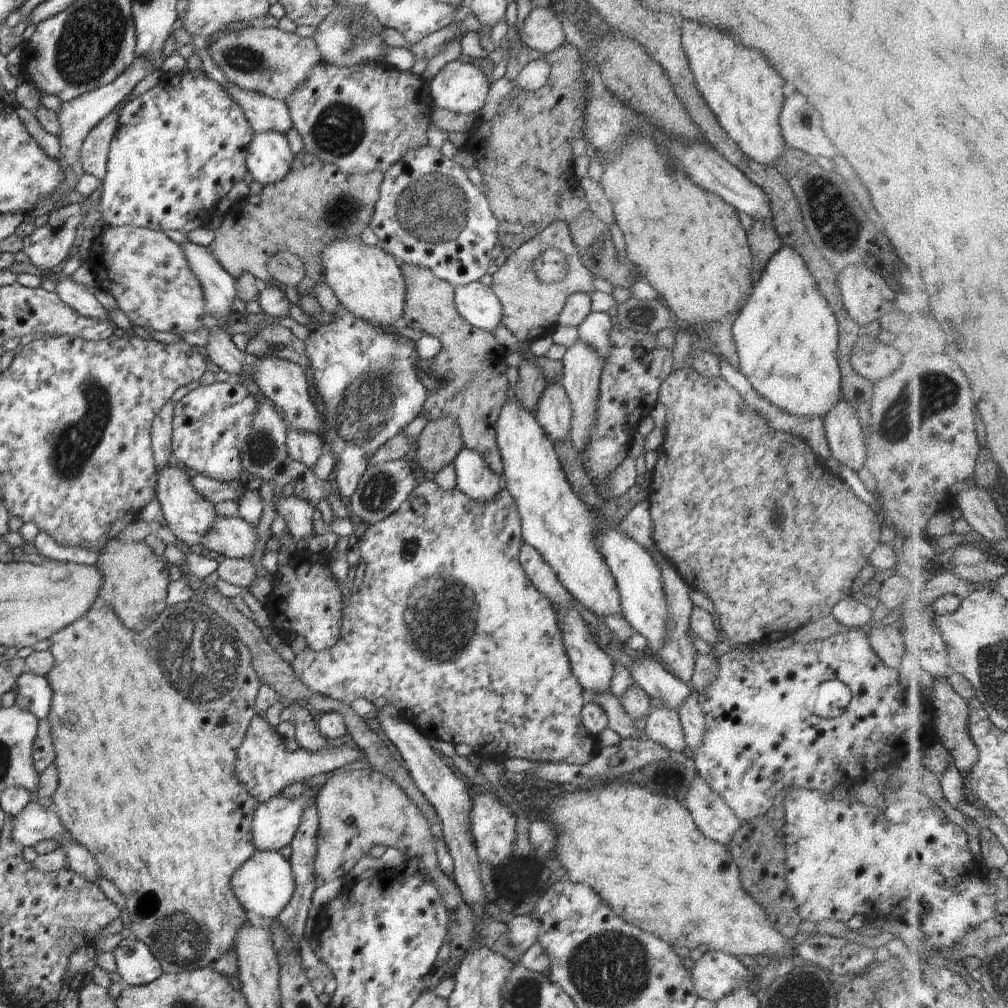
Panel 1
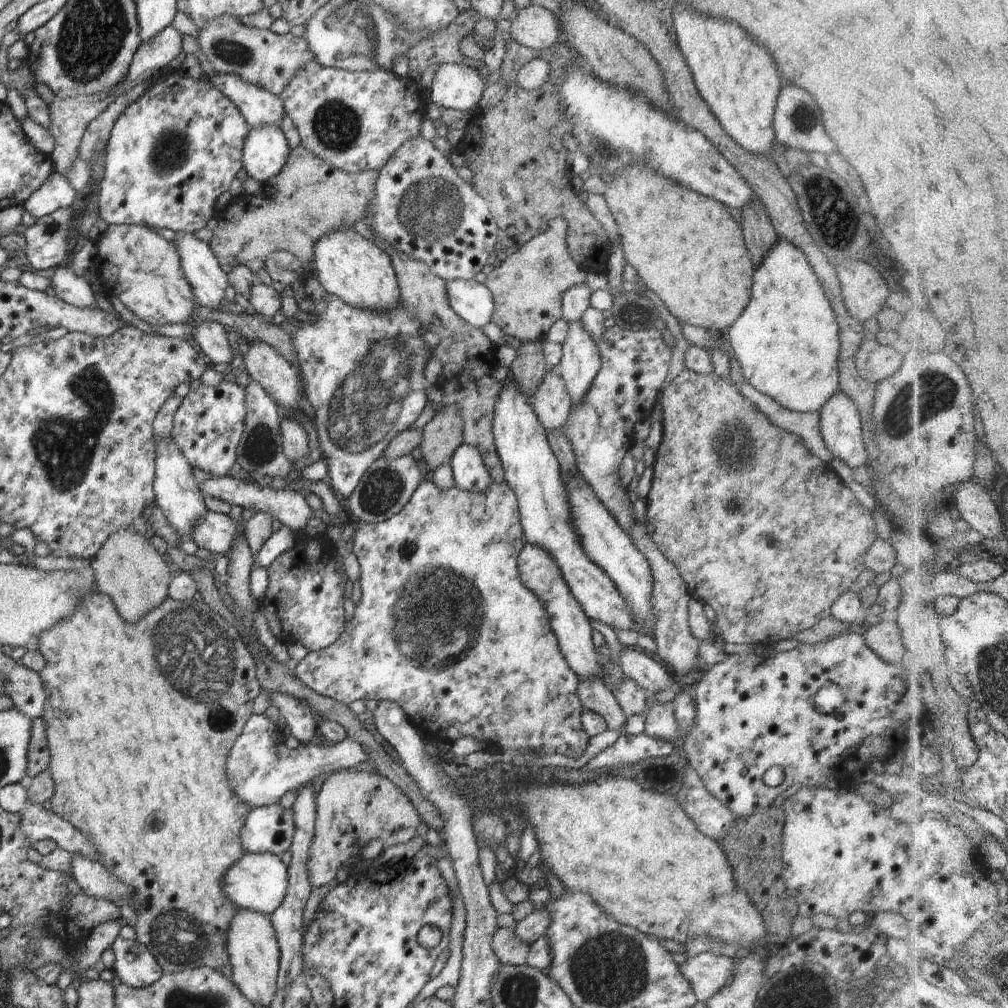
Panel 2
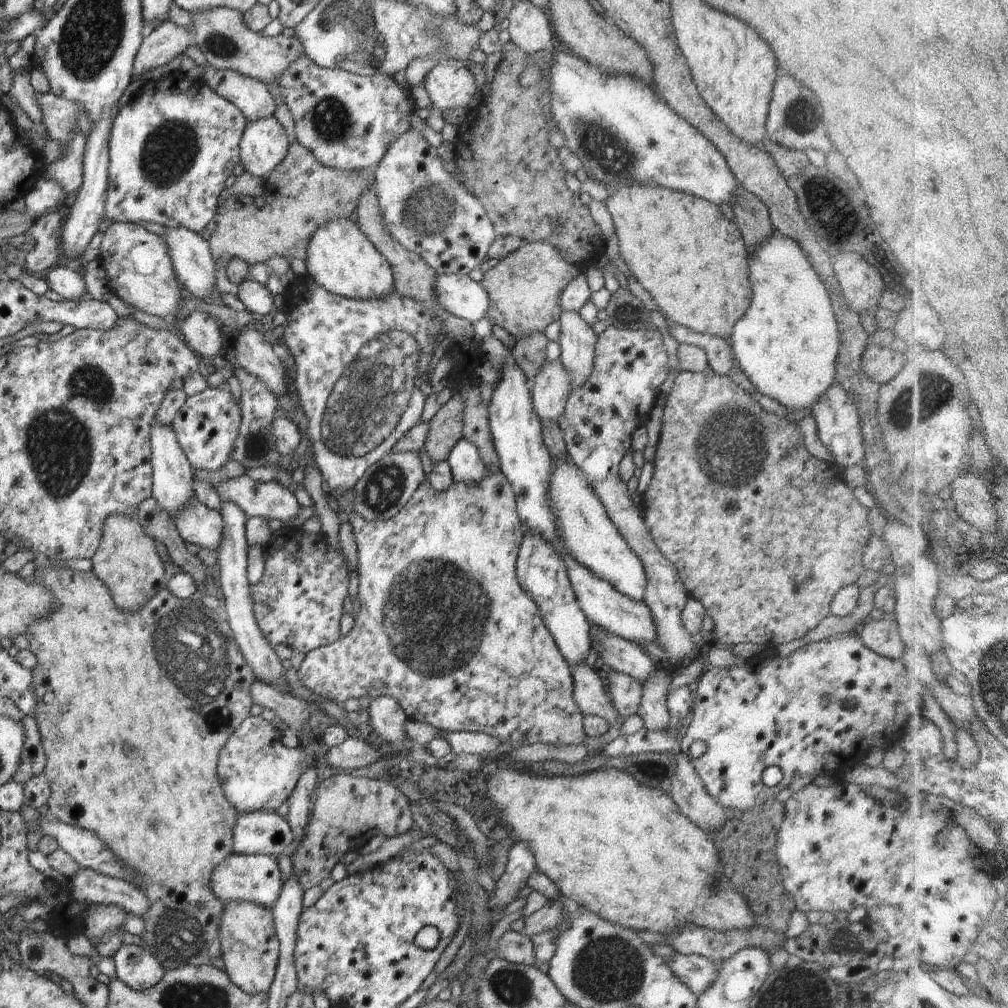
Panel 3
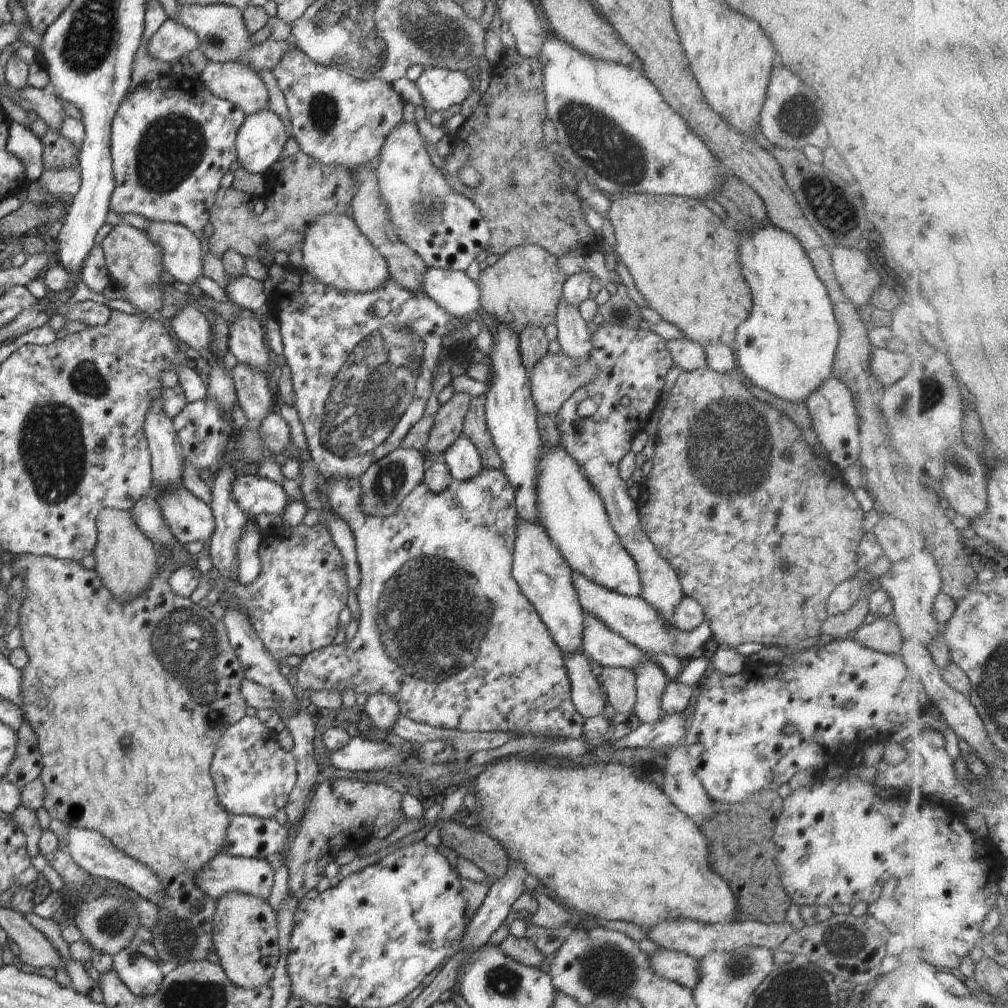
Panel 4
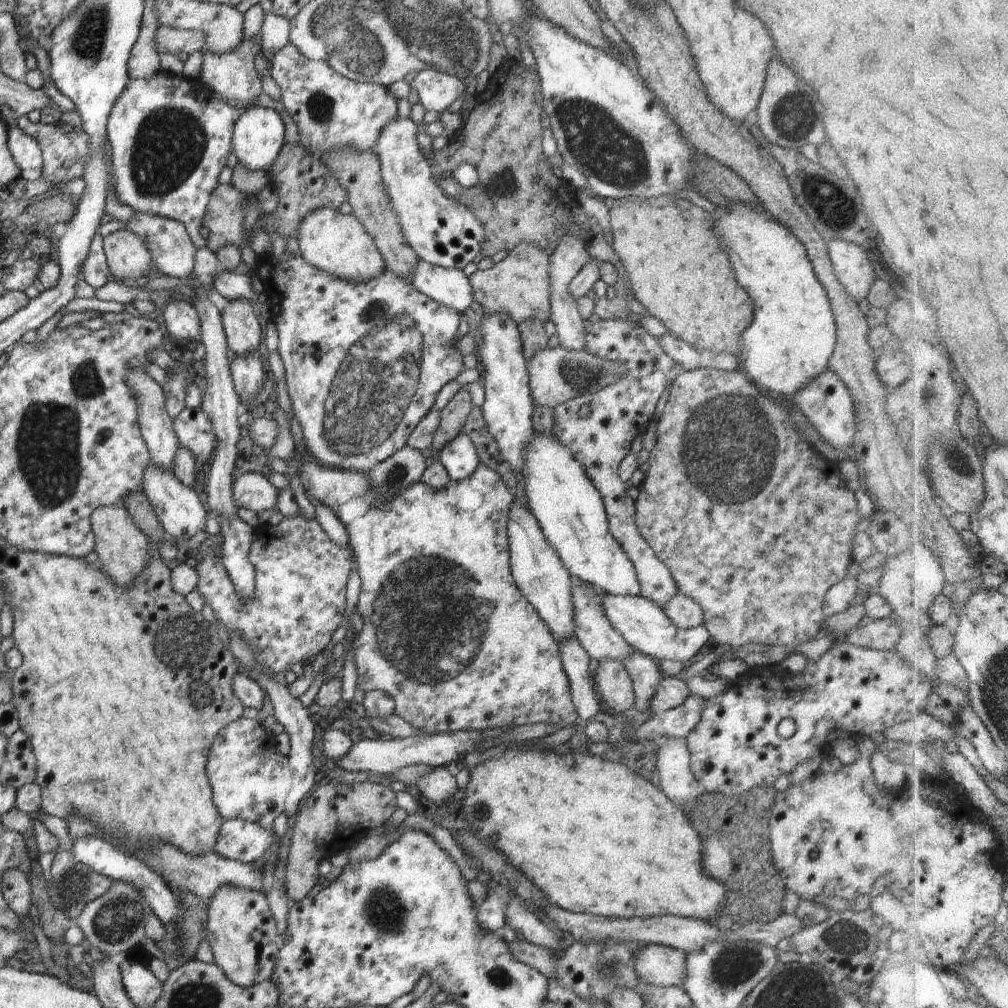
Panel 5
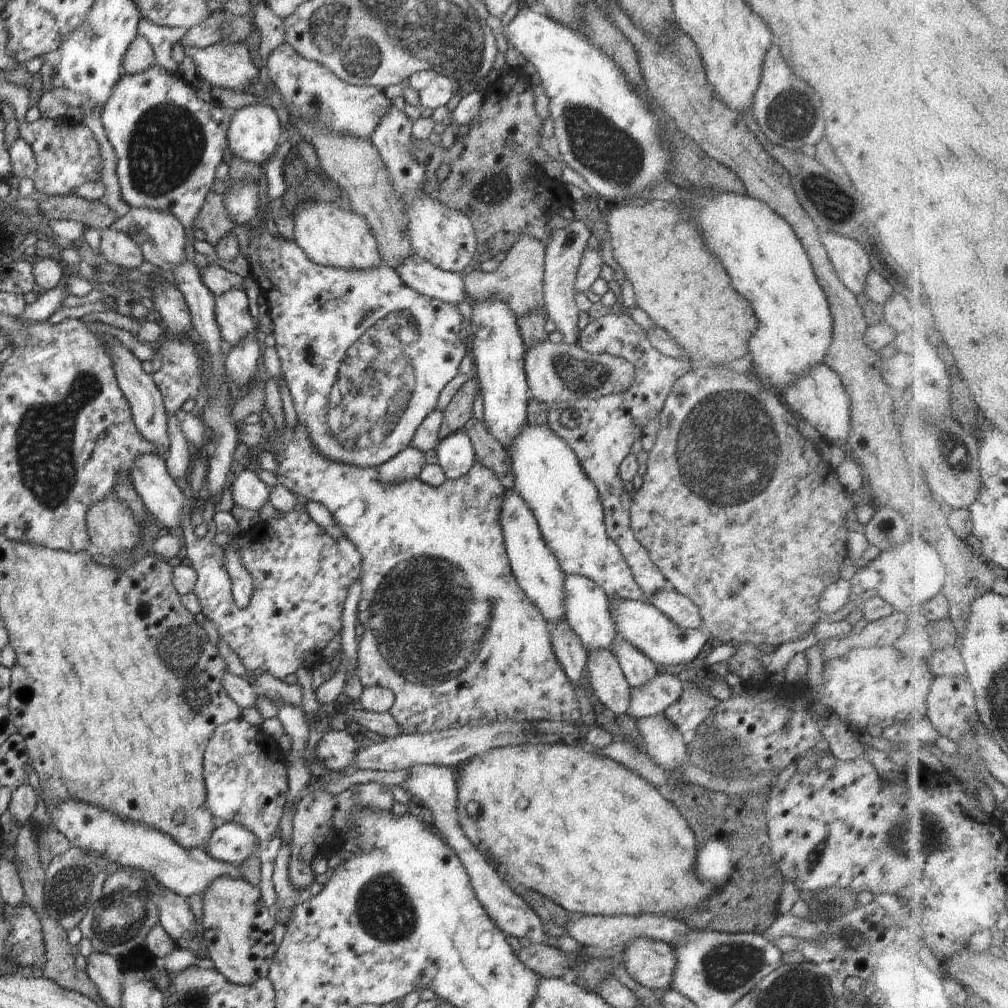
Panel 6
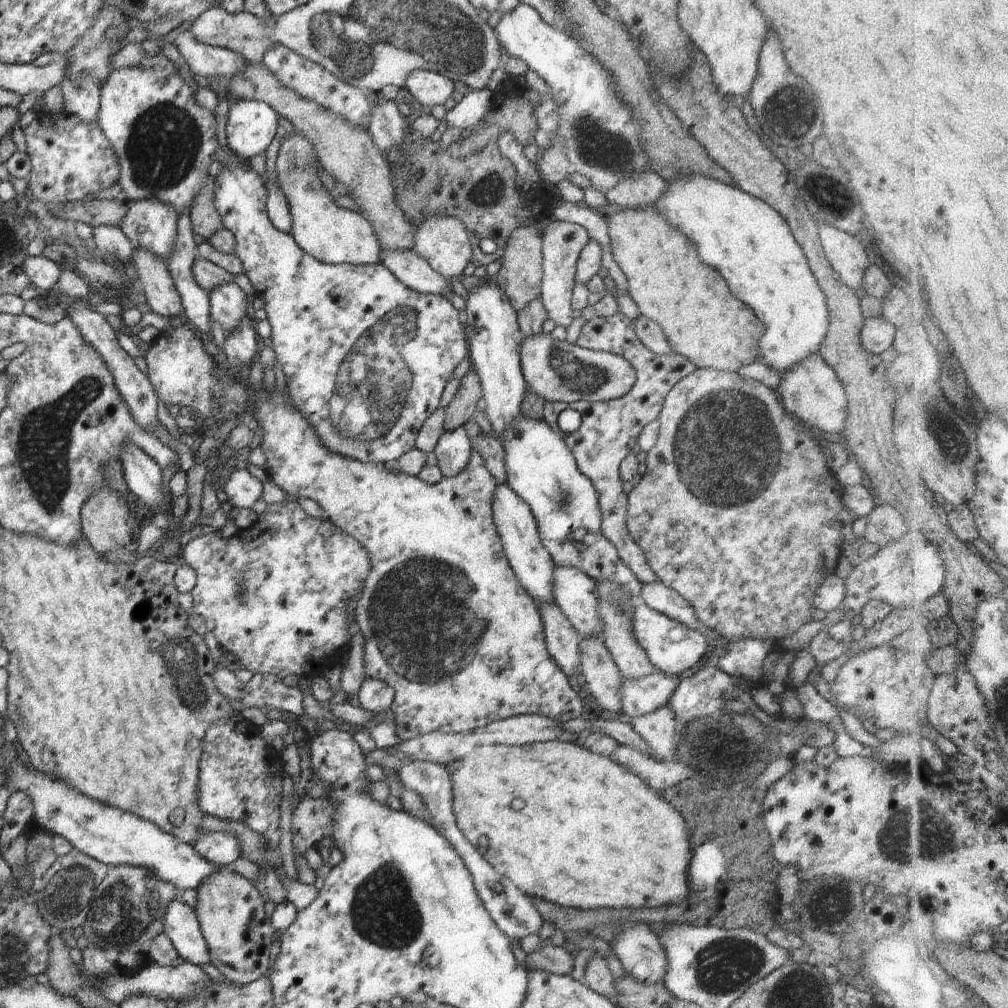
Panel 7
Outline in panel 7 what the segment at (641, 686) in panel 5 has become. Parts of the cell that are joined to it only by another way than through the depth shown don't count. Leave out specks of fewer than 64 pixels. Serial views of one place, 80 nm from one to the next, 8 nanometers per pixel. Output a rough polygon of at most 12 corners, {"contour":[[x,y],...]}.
{"contour":[[614,581],[594,582],[602,640],[622,676],[655,666],[633,637],[632,596]]}

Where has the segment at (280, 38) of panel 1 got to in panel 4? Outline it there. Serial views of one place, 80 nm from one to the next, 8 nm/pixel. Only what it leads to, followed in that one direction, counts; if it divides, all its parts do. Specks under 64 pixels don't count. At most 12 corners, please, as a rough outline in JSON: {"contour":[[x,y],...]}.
{"contour":[[180,5],[174,22],[193,30],[212,62],[273,70],[294,46],[250,42],[243,11]]}

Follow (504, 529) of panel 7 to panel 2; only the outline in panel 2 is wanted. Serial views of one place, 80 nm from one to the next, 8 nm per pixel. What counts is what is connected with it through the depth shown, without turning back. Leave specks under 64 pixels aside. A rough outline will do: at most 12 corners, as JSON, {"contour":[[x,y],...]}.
{"contour":[[525,543],[520,580],[543,602],[580,680],[607,681],[590,619],[551,554]]}

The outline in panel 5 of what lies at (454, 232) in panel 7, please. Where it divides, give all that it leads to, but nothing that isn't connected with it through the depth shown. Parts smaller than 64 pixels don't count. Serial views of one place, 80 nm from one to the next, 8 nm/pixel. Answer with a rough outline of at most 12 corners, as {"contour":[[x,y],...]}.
{"contour":[[412,119],[373,148],[404,238],[462,271],[484,229],[432,178]]}

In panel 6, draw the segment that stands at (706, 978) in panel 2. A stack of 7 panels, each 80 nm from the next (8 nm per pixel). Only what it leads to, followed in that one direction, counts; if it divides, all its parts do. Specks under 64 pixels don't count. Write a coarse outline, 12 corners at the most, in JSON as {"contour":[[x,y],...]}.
{"contour":[[636,937],[618,958],[637,984],[671,986],[676,959],[667,942]]}

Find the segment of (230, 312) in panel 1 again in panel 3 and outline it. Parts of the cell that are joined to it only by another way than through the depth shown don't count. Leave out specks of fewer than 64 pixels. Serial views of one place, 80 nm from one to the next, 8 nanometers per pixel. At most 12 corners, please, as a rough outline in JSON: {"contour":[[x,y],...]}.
{"contour":[[184,227],[164,242],[177,280],[196,301],[214,291],[209,241]]}

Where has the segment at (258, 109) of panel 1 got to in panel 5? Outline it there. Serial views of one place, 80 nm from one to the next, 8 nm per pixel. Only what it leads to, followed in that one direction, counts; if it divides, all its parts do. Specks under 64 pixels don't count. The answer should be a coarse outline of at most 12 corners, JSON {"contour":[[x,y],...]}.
{"contour":[[260,44],[204,50],[199,81],[245,106],[262,94],[254,67]]}

